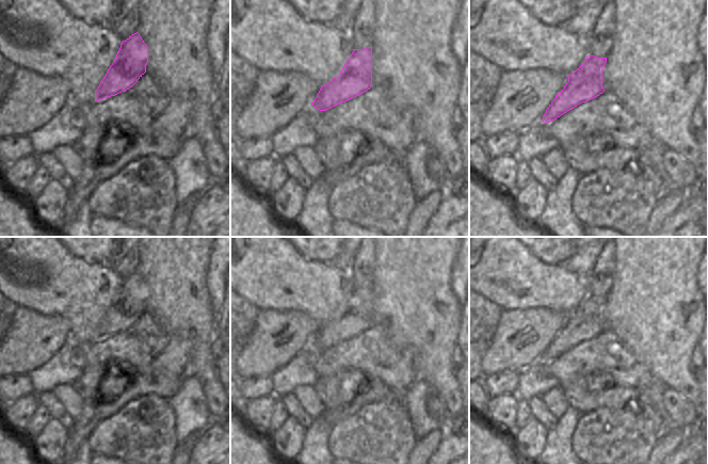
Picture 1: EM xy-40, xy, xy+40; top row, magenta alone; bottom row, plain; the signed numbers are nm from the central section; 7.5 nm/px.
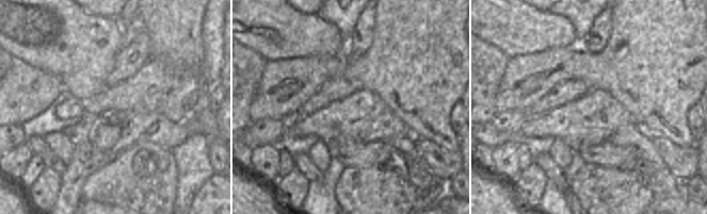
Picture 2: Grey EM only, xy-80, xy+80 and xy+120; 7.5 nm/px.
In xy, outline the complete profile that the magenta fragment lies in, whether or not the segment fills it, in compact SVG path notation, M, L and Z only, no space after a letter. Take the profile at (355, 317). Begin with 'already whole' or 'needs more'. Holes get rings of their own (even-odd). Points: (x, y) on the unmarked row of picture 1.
already whole; M372 286L353 288L340 313L321 327L312 345L326 350L345 341L372 325Z

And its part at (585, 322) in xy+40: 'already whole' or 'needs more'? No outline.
already whole

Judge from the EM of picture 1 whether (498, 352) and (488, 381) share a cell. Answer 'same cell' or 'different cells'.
different cells

